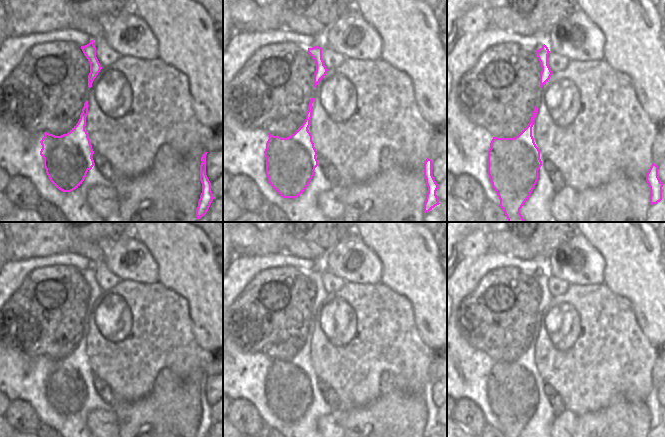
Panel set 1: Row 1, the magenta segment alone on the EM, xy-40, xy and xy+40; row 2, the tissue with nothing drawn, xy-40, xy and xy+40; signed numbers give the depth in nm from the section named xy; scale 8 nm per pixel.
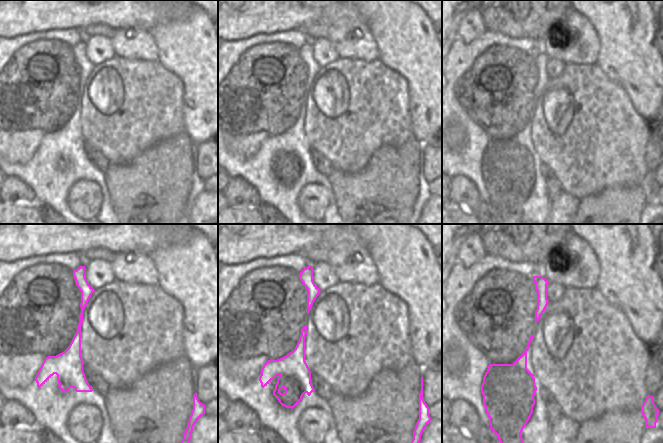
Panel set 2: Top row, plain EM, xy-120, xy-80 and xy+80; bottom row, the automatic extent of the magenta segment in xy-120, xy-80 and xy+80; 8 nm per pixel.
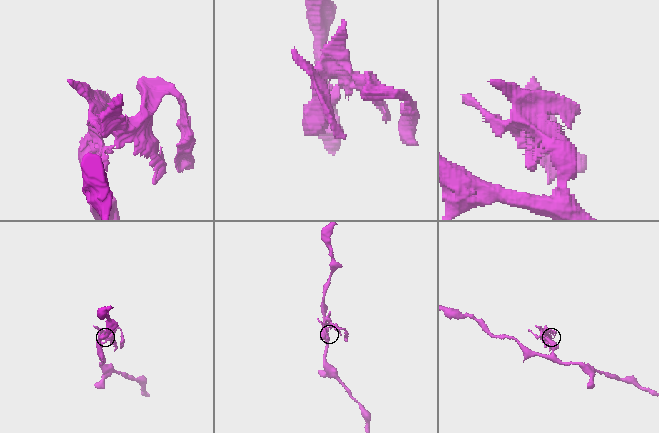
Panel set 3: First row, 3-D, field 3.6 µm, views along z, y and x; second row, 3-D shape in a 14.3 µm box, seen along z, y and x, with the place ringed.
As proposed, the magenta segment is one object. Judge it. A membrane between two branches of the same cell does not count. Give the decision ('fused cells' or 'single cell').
fused cells

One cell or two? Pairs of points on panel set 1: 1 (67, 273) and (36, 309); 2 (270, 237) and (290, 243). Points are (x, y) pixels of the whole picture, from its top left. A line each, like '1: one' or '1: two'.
1: one
2: two

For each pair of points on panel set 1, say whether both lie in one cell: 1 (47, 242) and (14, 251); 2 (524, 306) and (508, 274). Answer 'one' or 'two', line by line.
1: one
2: one

